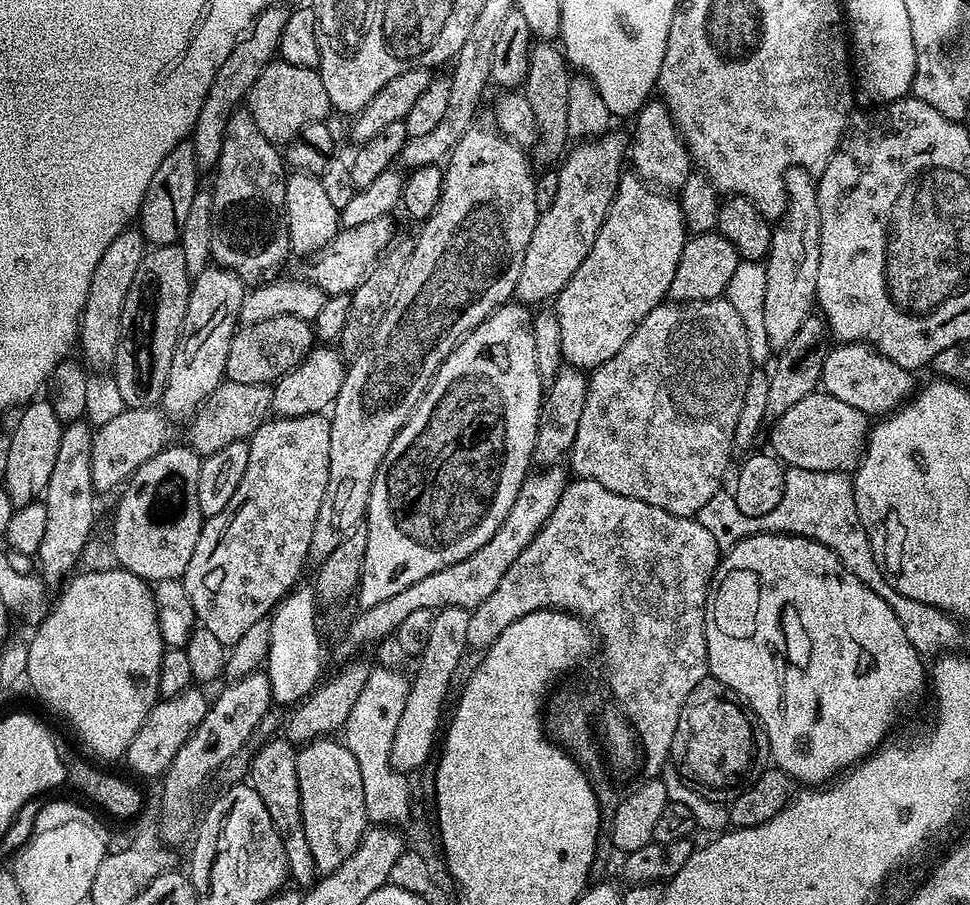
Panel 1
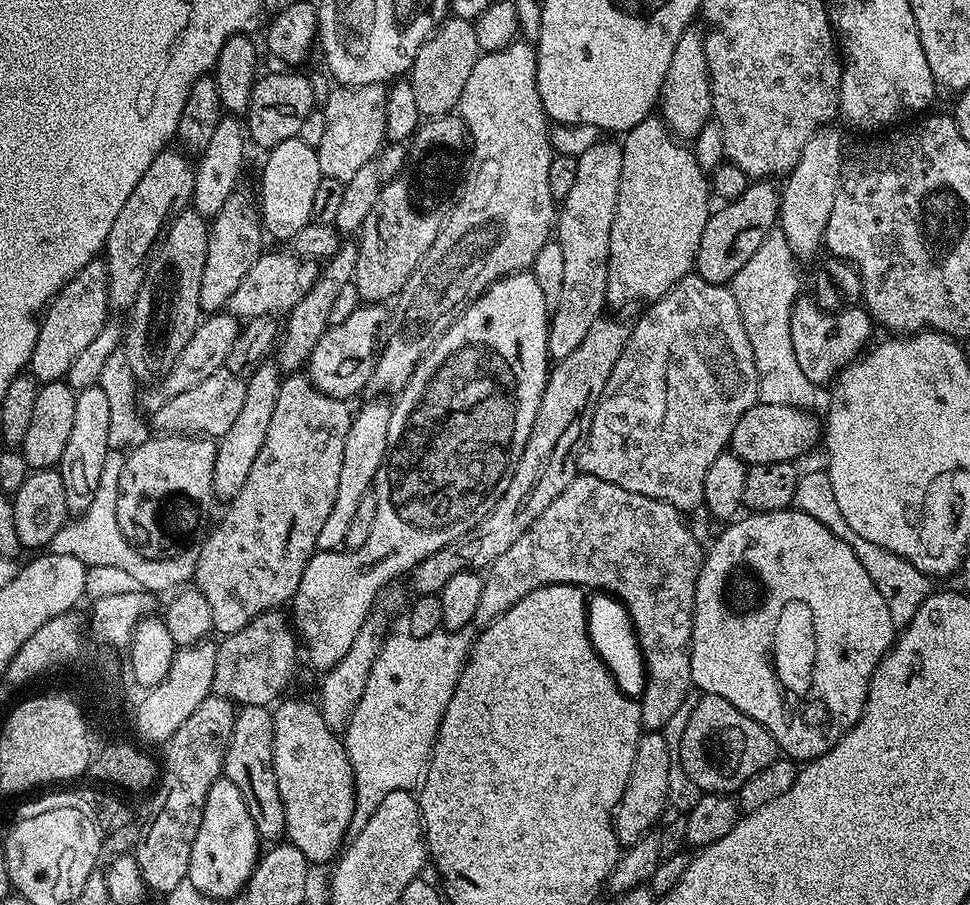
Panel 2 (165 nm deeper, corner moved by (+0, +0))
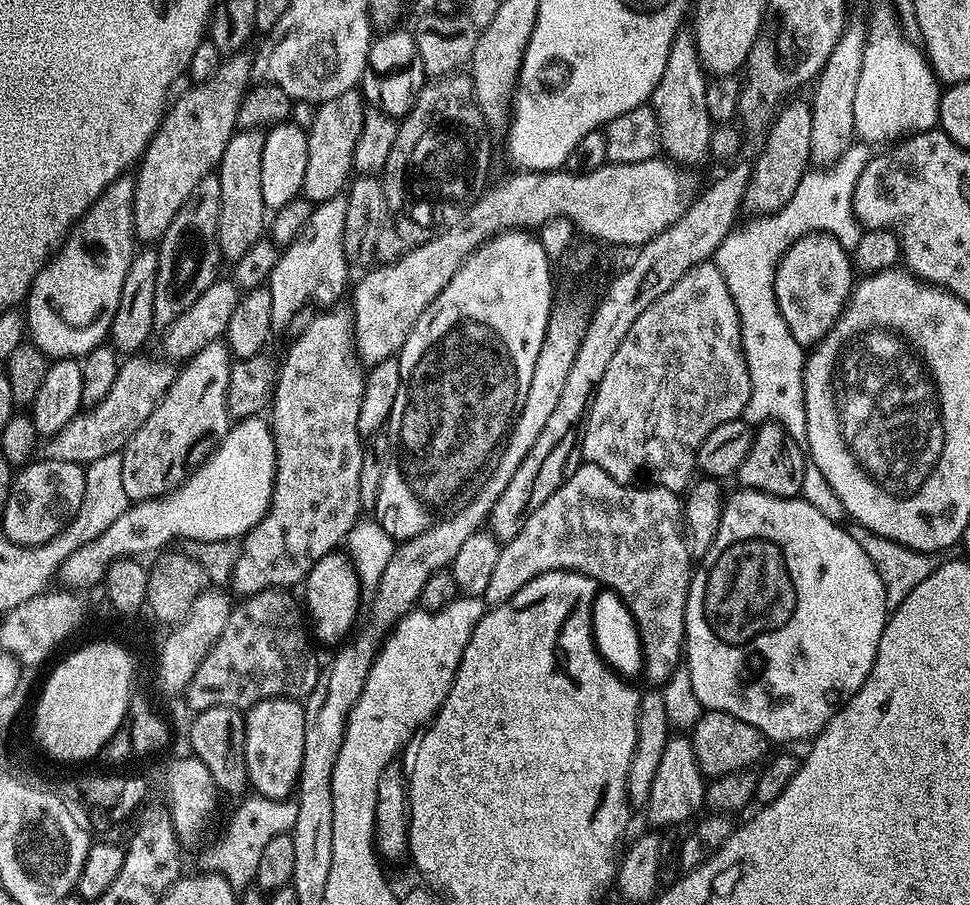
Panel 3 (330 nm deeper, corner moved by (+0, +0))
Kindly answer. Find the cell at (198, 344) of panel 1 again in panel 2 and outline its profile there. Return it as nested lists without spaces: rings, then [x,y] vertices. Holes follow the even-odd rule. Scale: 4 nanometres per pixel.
[[[237,190],[226,198],[222,210],[211,217],[206,246],[206,267],[202,270],[202,290],[198,290],[200,310],[204,314],[215,314],[227,309],[230,294],[238,290],[242,278],[246,278],[250,266],[262,255],[260,248],[262,221],[257,205],[243,190]]]

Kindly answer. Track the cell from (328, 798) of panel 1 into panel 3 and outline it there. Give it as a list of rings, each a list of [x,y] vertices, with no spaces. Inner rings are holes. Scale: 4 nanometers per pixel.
[[[279,696],[253,704],[244,717],[244,757],[251,791],[271,800],[289,799],[298,788],[305,746],[306,718],[299,699]]]

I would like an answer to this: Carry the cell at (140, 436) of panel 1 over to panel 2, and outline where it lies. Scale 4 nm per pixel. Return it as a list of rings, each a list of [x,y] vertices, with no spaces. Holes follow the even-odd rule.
[[[225,366],[214,370],[214,374],[198,382],[198,386],[170,398],[165,404],[159,404],[151,413],[152,424],[164,434],[219,438],[224,436],[226,430],[230,430],[230,425],[238,419],[242,402],[246,402],[245,377],[230,374],[230,370]]]

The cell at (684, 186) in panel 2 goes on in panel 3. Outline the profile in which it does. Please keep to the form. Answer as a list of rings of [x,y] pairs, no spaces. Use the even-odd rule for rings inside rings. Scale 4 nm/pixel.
[[[691,31],[677,32],[670,46],[670,58],[666,58],[666,70],[658,78],[650,105],[660,128],[659,147],[666,153],[667,159],[680,166],[696,164],[708,156],[708,143],[714,127],[710,114],[706,110],[706,86],[709,77],[698,58],[696,37]]]

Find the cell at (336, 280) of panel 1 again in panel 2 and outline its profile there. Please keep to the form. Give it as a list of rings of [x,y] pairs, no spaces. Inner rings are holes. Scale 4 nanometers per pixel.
[[[291,250],[285,252],[265,251],[250,266],[246,278],[238,285],[238,290],[230,294],[227,311],[237,318],[251,318],[253,316],[275,316],[286,314],[294,306],[298,306],[298,298],[310,290],[318,275],[318,264],[315,260],[306,260]]]

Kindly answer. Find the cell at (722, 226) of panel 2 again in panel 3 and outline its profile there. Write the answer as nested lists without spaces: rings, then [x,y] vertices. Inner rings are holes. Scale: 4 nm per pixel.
[[[789,99],[775,113],[772,123],[766,129],[768,137],[765,138],[756,160],[751,161],[752,173],[746,186],[743,211],[752,216],[769,216],[771,212],[777,212],[779,208],[786,206],[786,202],[794,198],[798,182],[802,182],[804,173],[809,171],[812,159],[810,154],[812,105],[807,99],[791,100]]]

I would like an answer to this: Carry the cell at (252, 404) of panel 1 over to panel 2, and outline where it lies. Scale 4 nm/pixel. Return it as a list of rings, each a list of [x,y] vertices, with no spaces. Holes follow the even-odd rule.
[[[350,242],[341,243],[340,249],[332,256],[327,257],[326,263],[319,269],[315,282],[298,298],[298,306],[294,306],[286,313],[285,322],[282,324],[282,335],[278,340],[278,367],[281,373],[296,374],[307,365],[310,354],[314,354],[314,346],[318,346],[318,338],[326,334],[330,326],[330,309],[333,307],[337,295],[341,293],[344,284],[352,284],[356,278],[356,263],[358,262],[358,250],[356,244]]]

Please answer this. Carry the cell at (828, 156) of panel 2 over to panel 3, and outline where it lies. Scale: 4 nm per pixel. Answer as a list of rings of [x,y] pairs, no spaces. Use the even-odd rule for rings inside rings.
[[[849,23],[838,38],[826,66],[814,81],[810,103],[812,121],[810,122],[811,163],[816,166],[833,164],[854,143],[854,94],[858,91],[858,74],[862,74],[862,54],[864,53],[865,25]]]

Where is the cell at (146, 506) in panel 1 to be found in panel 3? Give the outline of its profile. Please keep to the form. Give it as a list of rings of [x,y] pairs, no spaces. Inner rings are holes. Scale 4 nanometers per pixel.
[[[223,339],[210,342],[210,346],[202,346],[202,350],[198,350],[198,354],[194,354],[183,363],[164,397],[154,406],[150,418],[146,418],[146,422],[142,422],[138,434],[134,434],[134,438],[130,438],[130,442],[120,453],[122,458],[122,490],[126,490],[129,501],[153,500],[159,496],[165,496],[167,492],[173,492],[223,442],[230,427],[228,379],[233,363],[232,352]]]

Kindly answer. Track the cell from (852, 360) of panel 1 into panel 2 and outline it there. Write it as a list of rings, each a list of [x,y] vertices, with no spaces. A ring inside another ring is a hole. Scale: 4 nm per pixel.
[[[801,294],[792,305],[792,321],[790,336],[794,338],[794,355],[798,358],[798,366],[806,378],[817,386],[831,385],[840,371],[857,359],[869,347],[873,339],[874,321],[867,311],[860,306],[849,306],[833,314],[822,310],[815,299]]]

